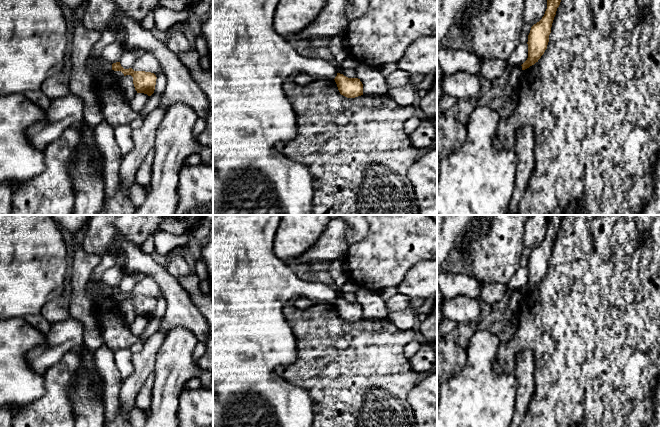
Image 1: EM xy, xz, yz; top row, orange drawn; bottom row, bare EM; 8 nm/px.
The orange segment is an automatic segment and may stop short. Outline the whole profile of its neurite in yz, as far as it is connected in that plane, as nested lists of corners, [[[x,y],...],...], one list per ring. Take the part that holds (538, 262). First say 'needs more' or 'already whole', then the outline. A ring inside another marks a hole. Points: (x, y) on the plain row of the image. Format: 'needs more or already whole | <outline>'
already whole | [[[553,215],[548,219],[547,233],[542,243],[531,251],[528,259],[528,282],[521,289],[522,294],[534,289],[547,273],[551,251],[561,226],[562,217]]]

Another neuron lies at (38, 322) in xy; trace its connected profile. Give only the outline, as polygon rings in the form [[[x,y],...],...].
[[[41,314],[39,315],[27,315],[24,319],[35,329],[39,330],[43,334],[47,334],[52,324],[46,320]]]

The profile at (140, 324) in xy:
[[[137,317],[132,332],[140,336],[142,331],[146,328],[150,320],[144,317]]]

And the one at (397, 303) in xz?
[[[399,293],[385,300],[388,313],[402,312],[409,309],[410,297],[403,296]]]

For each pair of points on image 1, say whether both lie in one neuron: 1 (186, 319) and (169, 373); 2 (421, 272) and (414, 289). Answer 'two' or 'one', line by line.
1: two
2: one

